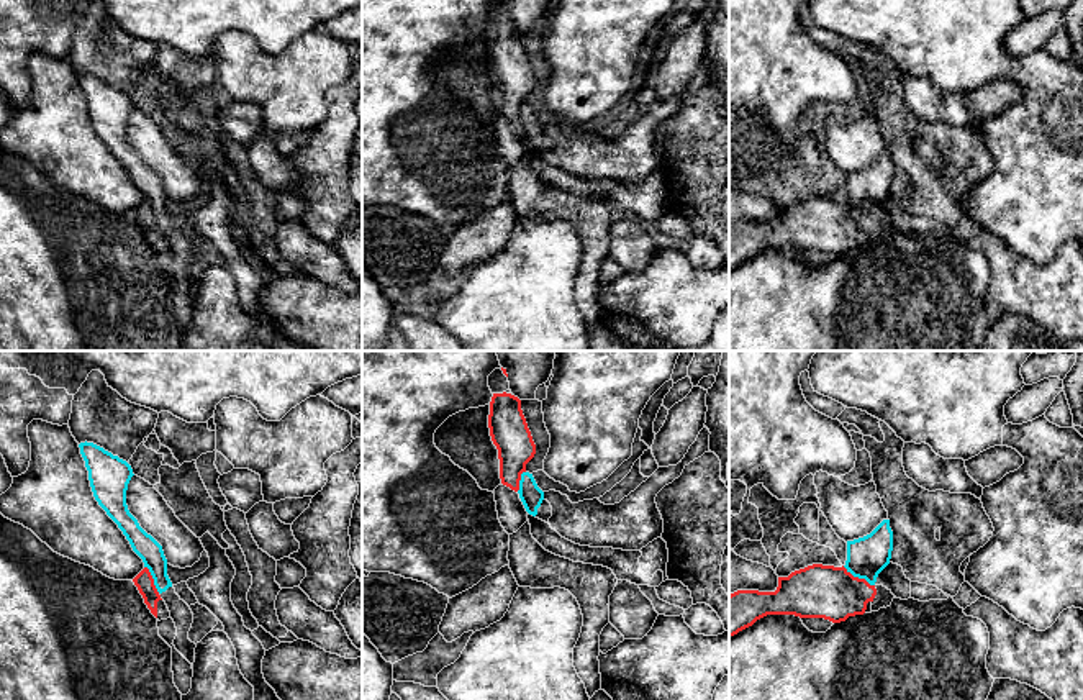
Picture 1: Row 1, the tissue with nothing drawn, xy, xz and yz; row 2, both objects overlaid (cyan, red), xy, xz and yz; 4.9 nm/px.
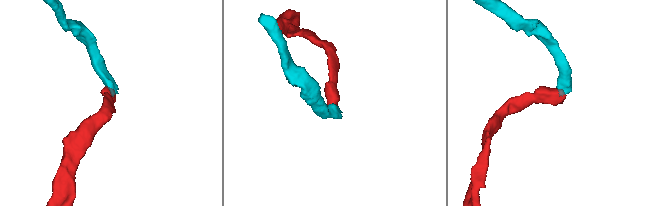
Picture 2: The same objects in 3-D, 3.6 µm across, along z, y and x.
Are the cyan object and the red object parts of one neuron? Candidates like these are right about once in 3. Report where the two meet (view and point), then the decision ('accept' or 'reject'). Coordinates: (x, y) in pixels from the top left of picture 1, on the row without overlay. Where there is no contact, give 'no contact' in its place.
yz (859, 210) | reject

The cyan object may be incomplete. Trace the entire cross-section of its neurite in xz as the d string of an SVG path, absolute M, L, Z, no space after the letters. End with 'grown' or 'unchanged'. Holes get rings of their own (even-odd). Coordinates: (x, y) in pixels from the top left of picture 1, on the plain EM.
M523 105L519 113L519 131L526 141L526 144L542 154L549 154L552 149L552 139L544 131L544 125L537 120L532 107Z | grown

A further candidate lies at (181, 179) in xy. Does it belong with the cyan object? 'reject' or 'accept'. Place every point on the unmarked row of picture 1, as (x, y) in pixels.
reject

